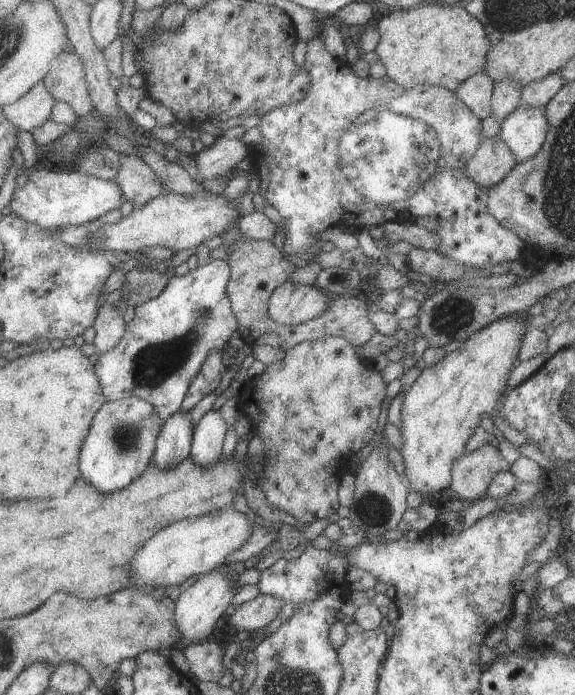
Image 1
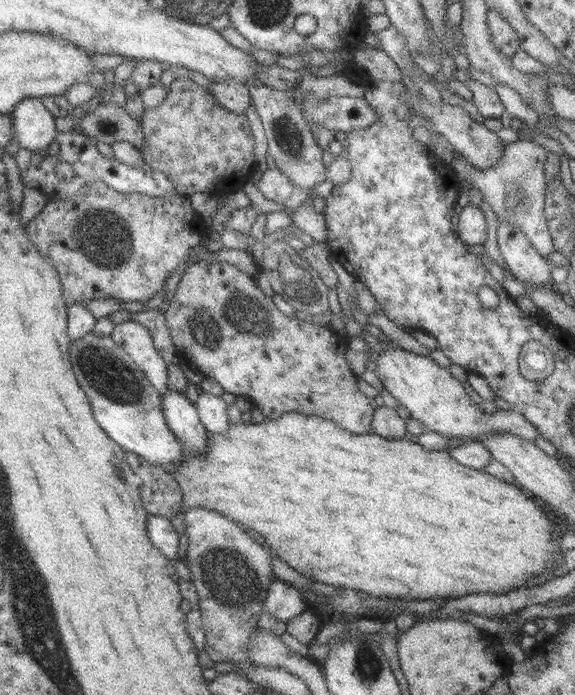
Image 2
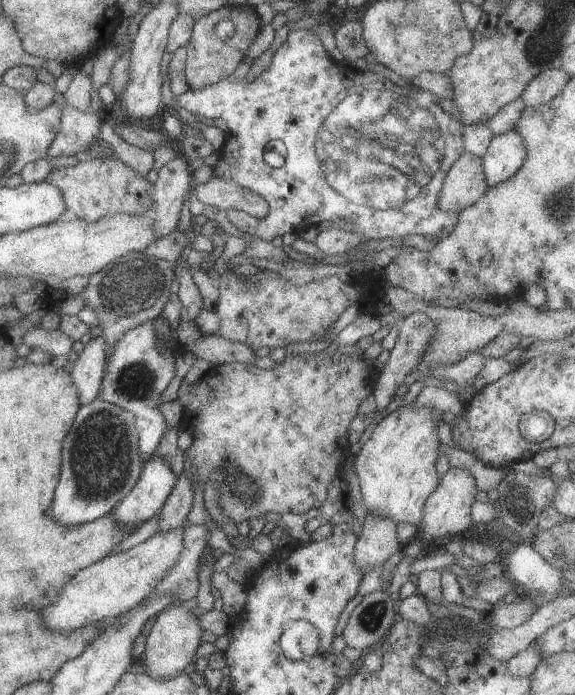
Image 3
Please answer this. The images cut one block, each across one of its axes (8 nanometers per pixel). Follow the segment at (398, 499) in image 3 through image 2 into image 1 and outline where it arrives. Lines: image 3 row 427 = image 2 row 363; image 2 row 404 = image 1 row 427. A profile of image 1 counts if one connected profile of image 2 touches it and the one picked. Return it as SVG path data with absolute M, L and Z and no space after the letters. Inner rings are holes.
M524 313L514 314L500 318L490 326L474 332L458 350L446 354L446 358L442 358L438 364L427 366L422 370L415 384L406 393L399 428L403 443L400 454L404 462L404 479L410 491L414 490L424 499L430 499L433 492L448 489L452 480L452 464L467 453L466 444L480 426L482 416L487 414L493 419L499 415L498 408L510 389L508 386L510 373L520 363L518 360L520 344L524 338L526 324L530 323L526 319Z

